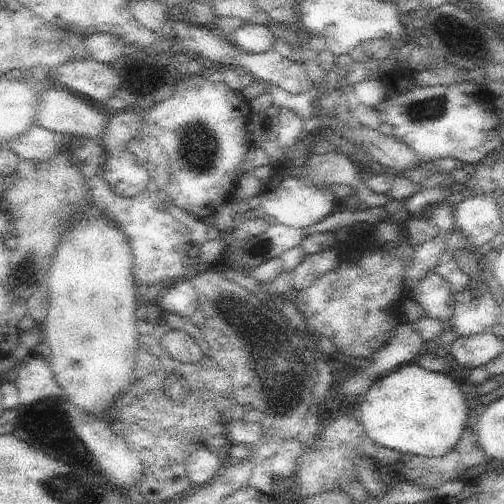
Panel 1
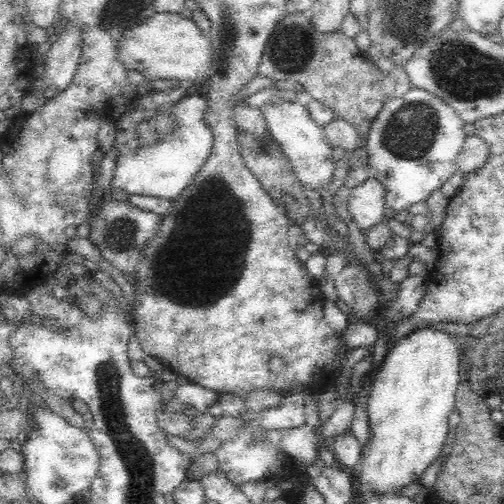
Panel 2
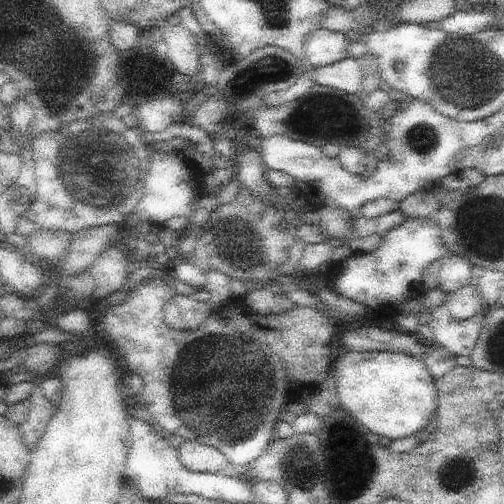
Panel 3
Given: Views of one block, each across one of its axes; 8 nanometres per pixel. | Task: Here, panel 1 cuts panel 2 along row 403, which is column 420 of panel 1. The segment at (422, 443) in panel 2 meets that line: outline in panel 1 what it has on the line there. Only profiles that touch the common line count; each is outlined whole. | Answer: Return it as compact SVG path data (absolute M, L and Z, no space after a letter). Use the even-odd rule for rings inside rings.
M413 362L377 380L363 396L357 418L365 436L377 446L387 446L399 454L441 458L461 442L467 428L469 406L463 394L465 388L459 384L459 378L423 370Z

